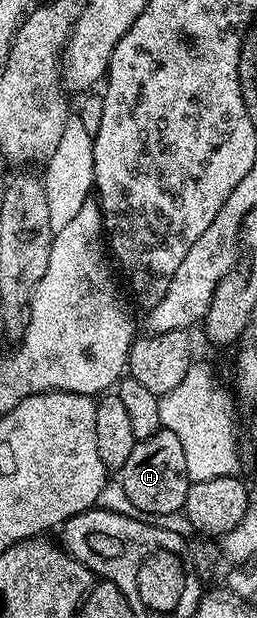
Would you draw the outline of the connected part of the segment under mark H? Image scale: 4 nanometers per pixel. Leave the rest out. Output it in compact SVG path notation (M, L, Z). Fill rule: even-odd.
M161 429L152 439L135 441L128 463L120 471L120 482L125 494L144 513L165 515L184 510L184 499L191 485L188 463L184 459L184 446L172 431Z

